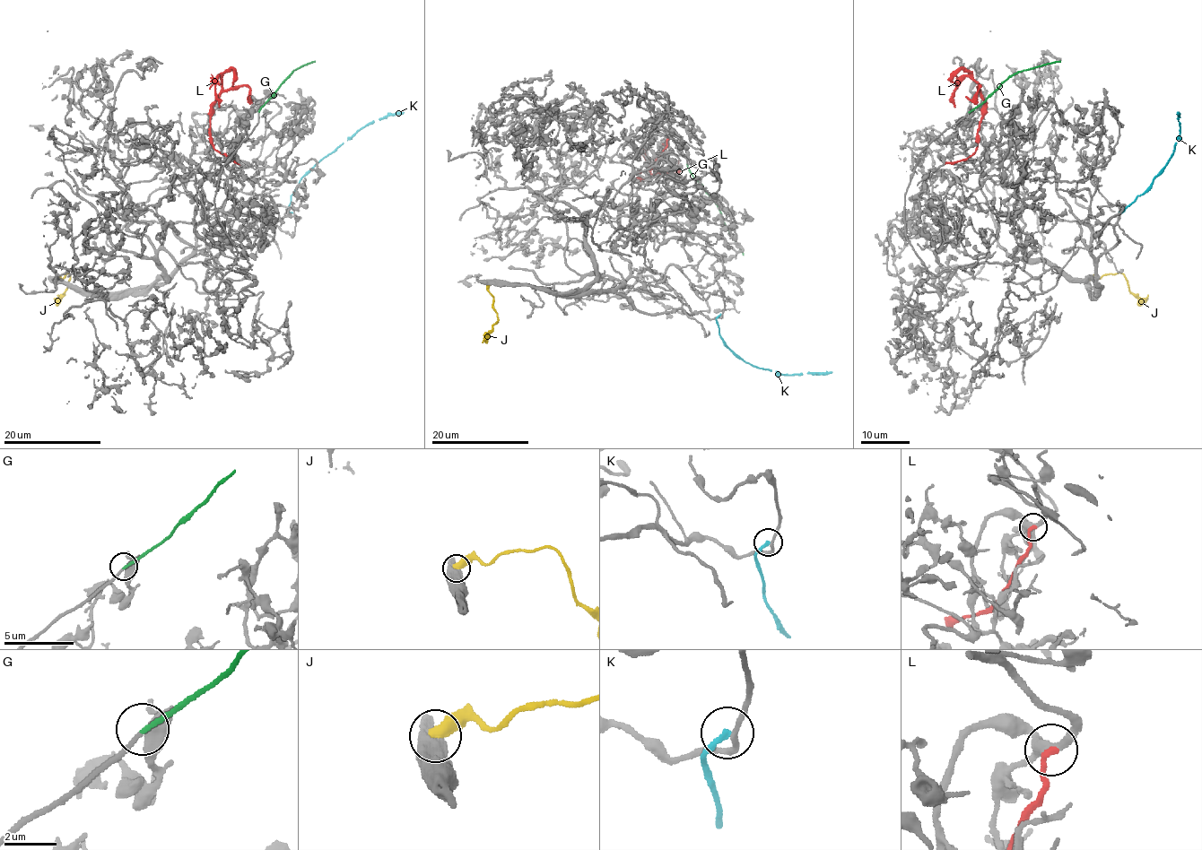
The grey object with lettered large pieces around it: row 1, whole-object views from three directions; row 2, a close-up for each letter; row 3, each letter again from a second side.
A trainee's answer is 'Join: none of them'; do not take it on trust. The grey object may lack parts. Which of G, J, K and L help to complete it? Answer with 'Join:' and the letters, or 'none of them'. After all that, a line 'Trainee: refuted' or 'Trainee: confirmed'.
Join: G
Trainee: refuted

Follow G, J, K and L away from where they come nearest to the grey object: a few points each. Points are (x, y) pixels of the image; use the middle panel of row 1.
G: (687, 163), (692, 177), (718, 205), (724, 224), (744, 255)
J: (488, 282), (492, 308), (498, 316), (482, 342)
K: (720, 315), (717, 319), (718, 334), (727, 346), (745, 362), (788, 374), (831, 372)
L: (667, 138), (659, 160), (638, 173), (640, 178), (649, 174), (643, 154), (643, 150), (648, 150)

